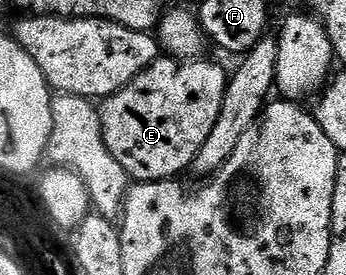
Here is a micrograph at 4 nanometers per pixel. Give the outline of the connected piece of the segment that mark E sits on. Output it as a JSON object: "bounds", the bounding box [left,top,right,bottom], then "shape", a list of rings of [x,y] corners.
{"bounds":[99,56,229,182],"shape":[[[160,56],[148,69],[141,71],[137,79],[102,102],[99,118],[103,138],[113,159],[125,167],[128,178],[136,182],[169,181],[194,166],[197,151],[201,151],[201,143],[209,139],[209,131],[213,131],[213,123],[217,123],[217,115],[221,115],[221,103],[225,99],[229,80],[228,70],[223,70],[215,61],[203,60]]]}

